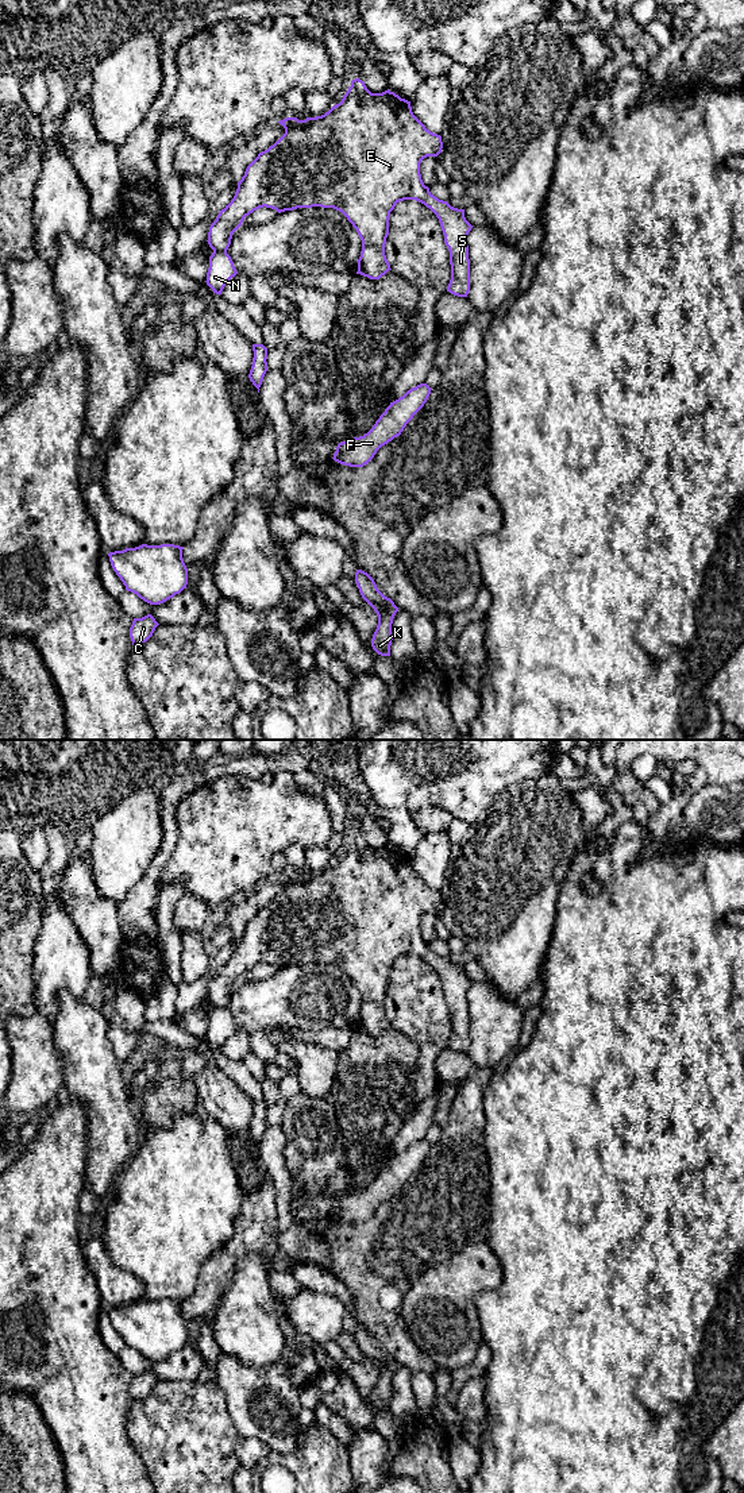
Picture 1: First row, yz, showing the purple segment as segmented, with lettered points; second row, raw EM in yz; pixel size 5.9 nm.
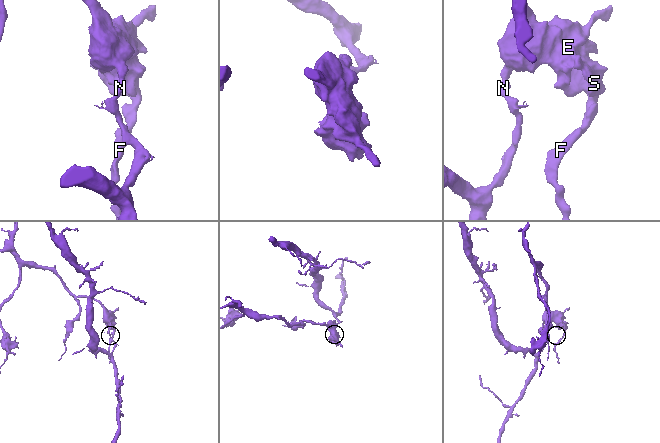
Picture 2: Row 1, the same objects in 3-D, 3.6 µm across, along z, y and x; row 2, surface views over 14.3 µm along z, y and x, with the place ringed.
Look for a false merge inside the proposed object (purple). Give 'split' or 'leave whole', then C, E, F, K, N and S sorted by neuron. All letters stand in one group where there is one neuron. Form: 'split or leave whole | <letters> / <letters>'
split | C N / E F K S

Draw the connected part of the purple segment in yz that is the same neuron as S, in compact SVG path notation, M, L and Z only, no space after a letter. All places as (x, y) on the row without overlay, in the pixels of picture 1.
M355 834L342 857L324 871L305 876L286 873L278 879L285 890L247 922L234 954L211 980L207 998L213 1007L227 1008L232 989L246 972L259 964L271 964L278 969L297 964L334 964L347 973L362 996L356 1030L379 1035L392 1026L385 1011L390 968L400 957L416 956L439 975L450 1007L451 1035L447 1048L467 1053L467 991L473 981L466 976L464 965L439 956L424 941L420 919L427 913L437 913L443 898L440 891L427 886L413 871L410 857L389 845L371 849L362 836Z

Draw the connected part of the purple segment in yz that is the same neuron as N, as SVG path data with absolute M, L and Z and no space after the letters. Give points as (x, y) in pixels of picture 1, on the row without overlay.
M213 1007L209 1012L207 1041L216 1050L221 1050L225 1039L238 1030L231 1012L227 1008Z

